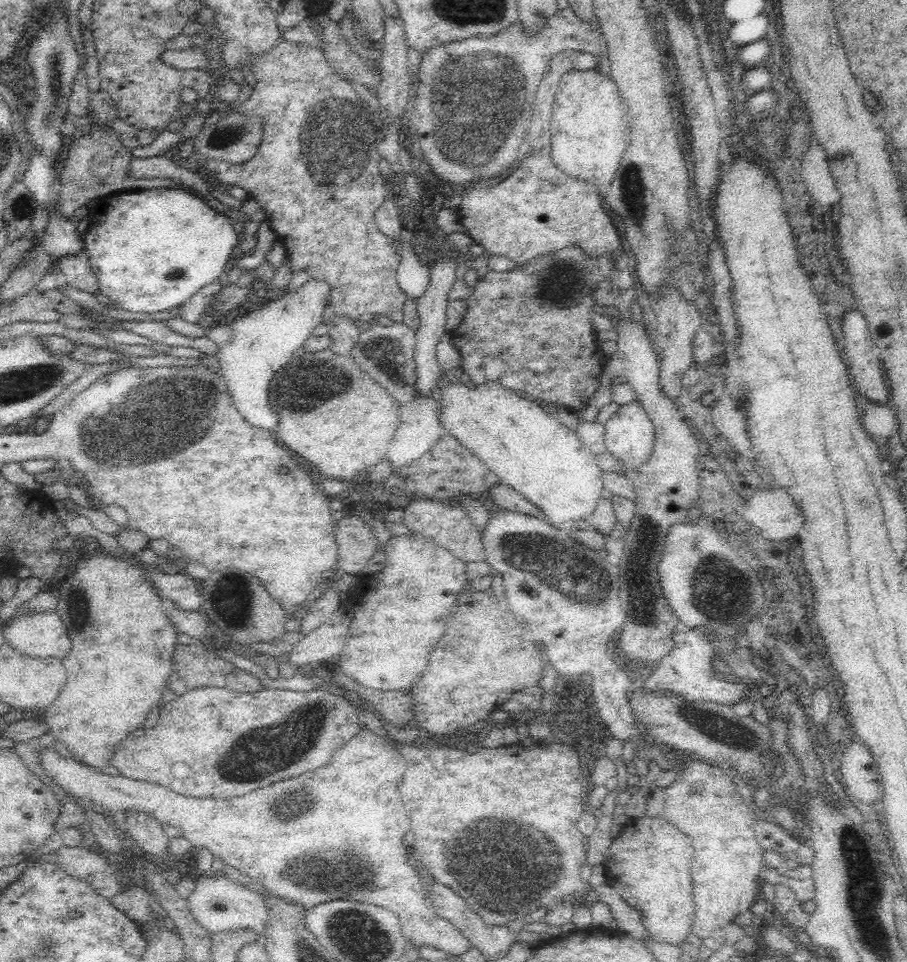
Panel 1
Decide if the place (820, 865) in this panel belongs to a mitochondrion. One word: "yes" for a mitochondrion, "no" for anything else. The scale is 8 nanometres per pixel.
no

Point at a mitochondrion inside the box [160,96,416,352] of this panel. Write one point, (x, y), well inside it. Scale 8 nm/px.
(332, 150)

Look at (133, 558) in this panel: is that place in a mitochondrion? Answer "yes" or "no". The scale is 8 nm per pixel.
no

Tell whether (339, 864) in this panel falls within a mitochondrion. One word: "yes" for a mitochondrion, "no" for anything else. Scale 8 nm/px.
yes

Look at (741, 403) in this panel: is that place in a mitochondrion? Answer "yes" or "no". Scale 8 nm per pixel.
no

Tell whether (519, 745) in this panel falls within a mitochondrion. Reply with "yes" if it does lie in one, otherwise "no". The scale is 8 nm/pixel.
no

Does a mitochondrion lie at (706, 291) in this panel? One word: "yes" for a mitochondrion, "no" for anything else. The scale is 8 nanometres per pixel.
no

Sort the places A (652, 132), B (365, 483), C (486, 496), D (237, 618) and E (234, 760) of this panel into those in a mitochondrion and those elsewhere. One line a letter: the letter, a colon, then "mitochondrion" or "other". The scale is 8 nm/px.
A: other
B: other
C: other
D: other
E: mitochondrion

